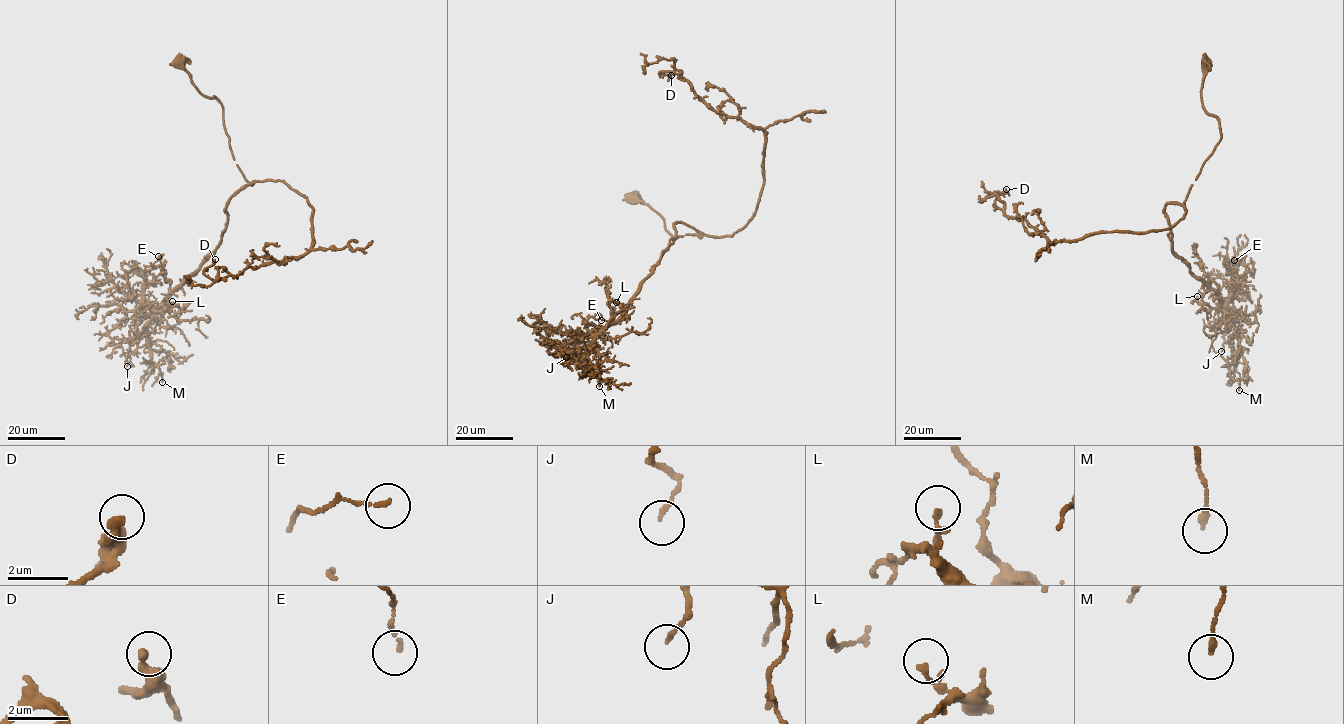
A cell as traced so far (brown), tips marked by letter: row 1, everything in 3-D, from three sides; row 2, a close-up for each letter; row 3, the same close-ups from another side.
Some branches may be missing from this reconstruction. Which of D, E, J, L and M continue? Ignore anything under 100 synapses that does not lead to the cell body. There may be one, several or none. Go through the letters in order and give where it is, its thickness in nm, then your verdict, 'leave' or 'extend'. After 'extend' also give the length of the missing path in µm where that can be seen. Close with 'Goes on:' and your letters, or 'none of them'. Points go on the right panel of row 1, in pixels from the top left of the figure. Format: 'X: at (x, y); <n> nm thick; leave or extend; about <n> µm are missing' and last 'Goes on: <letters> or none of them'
D: at (1006, 189); 280 nm thick; leave
E: at (1234, 260); 140 nm thick; leave
J: at (1221, 351); 130 nm thick; leave
L: at (1197, 296); 170 nm thick; leave
M: at (1239, 390); 200 nm thick; leave
Goes on: none of them

